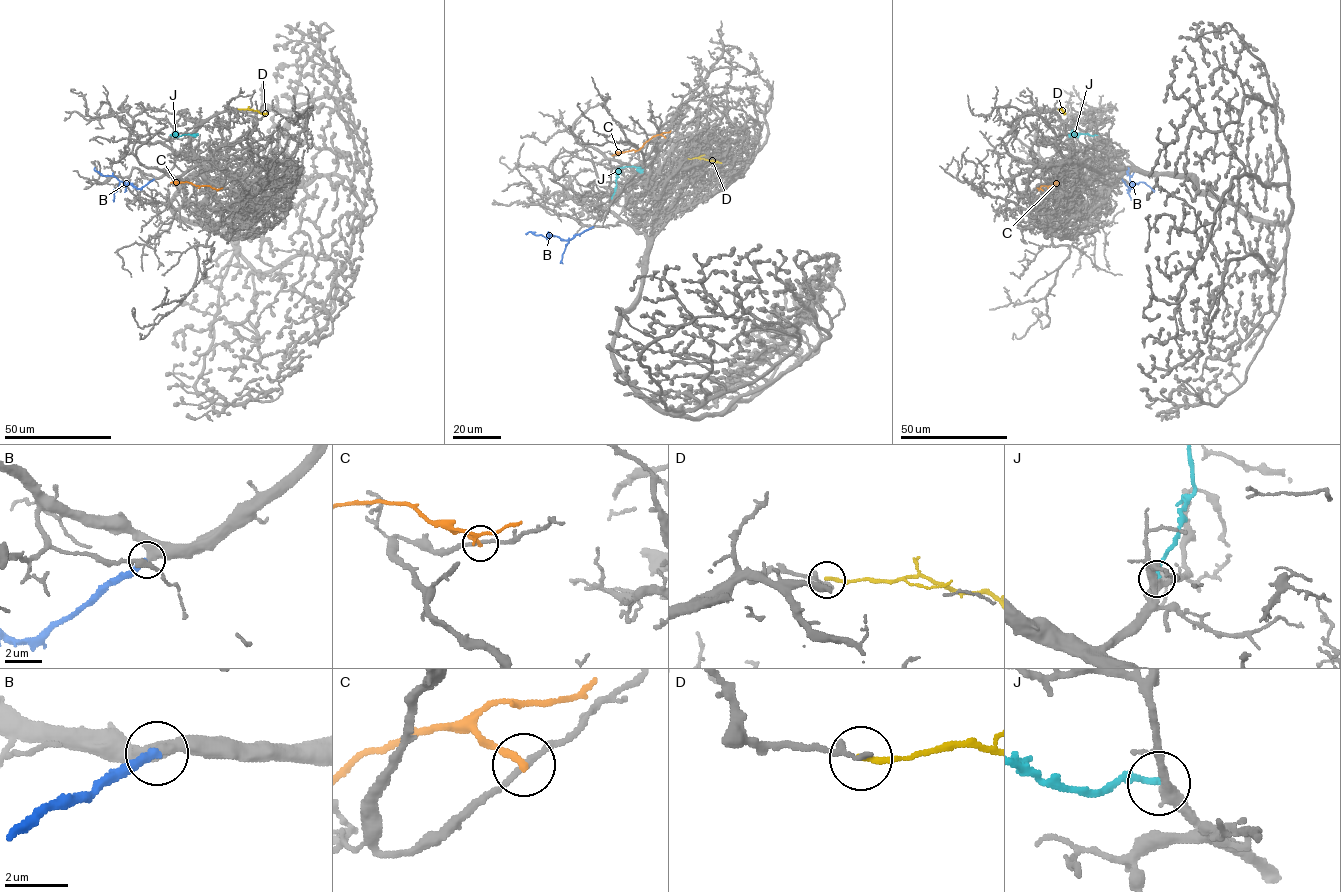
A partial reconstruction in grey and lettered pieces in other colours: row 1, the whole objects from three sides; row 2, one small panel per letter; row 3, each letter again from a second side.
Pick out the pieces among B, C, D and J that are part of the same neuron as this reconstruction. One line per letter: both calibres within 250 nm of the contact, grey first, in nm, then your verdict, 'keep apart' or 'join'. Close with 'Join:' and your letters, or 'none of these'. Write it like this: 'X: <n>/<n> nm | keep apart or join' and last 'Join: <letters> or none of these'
B: 340/300 nm | join
C: 180/240 nm | keep apart
D: 200/200 nm | keep apart
J: 380/200 nm | keep apart
Join: B

